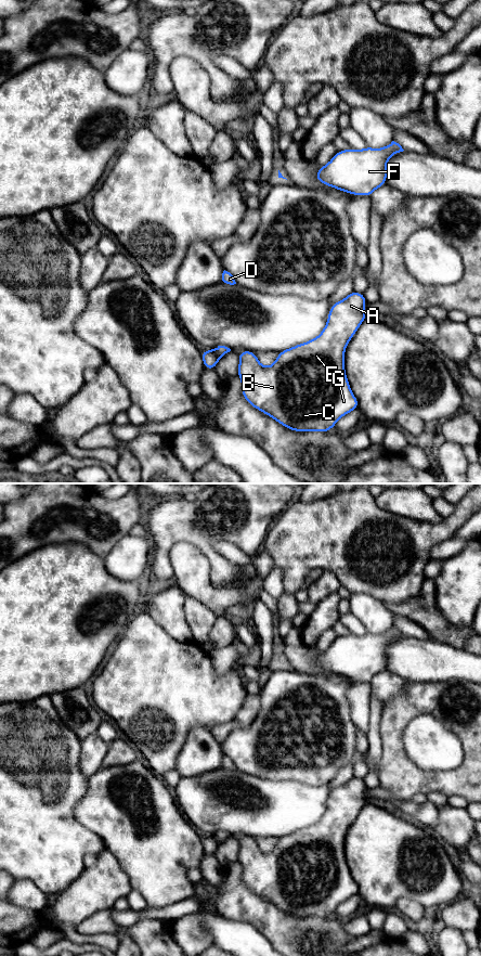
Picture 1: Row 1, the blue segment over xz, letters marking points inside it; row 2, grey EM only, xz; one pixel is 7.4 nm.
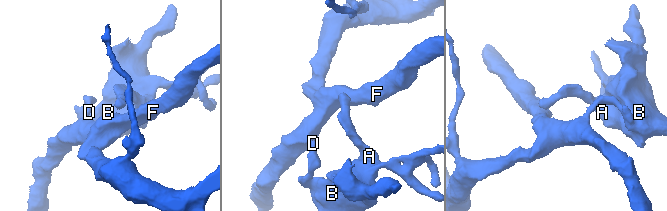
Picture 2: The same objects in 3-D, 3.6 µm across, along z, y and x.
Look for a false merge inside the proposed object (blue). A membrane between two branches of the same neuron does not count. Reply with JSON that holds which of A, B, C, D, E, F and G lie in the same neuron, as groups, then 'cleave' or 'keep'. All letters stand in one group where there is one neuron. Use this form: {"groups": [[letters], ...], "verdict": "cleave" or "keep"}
{"groups": [["A", "B", "C", "E", "G"], ["D", "F"]], "verdict": "cleave"}

